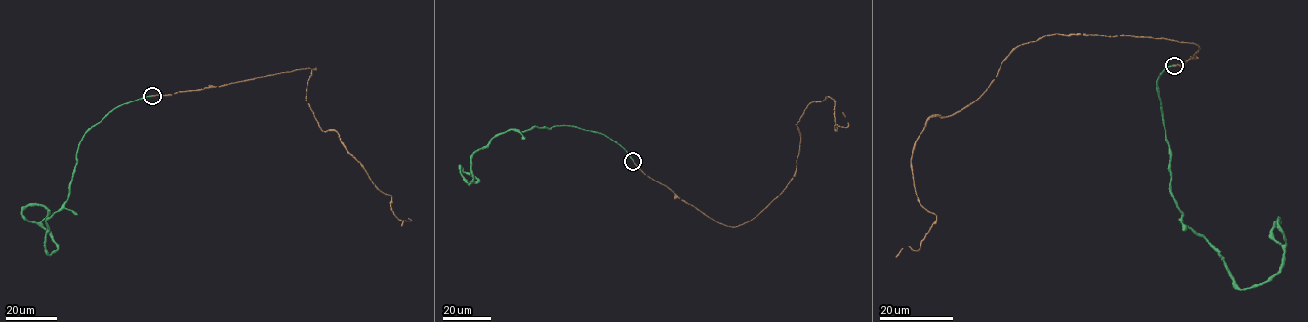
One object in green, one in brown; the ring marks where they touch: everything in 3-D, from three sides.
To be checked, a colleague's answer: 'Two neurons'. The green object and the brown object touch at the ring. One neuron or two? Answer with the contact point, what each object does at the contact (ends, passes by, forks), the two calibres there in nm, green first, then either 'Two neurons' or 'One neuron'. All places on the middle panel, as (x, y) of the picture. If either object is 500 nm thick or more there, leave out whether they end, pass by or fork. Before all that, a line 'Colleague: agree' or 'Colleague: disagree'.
Colleague: disagree
Place: (633, 161). At the ring green ends. At the ring brown ends. Thickness 400 nm (green) against 360 nm. One neuron

